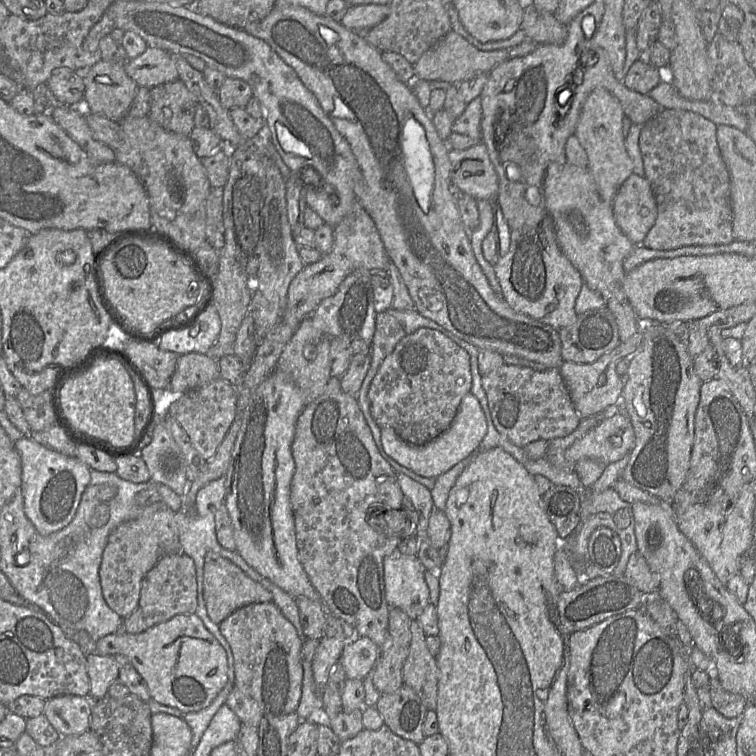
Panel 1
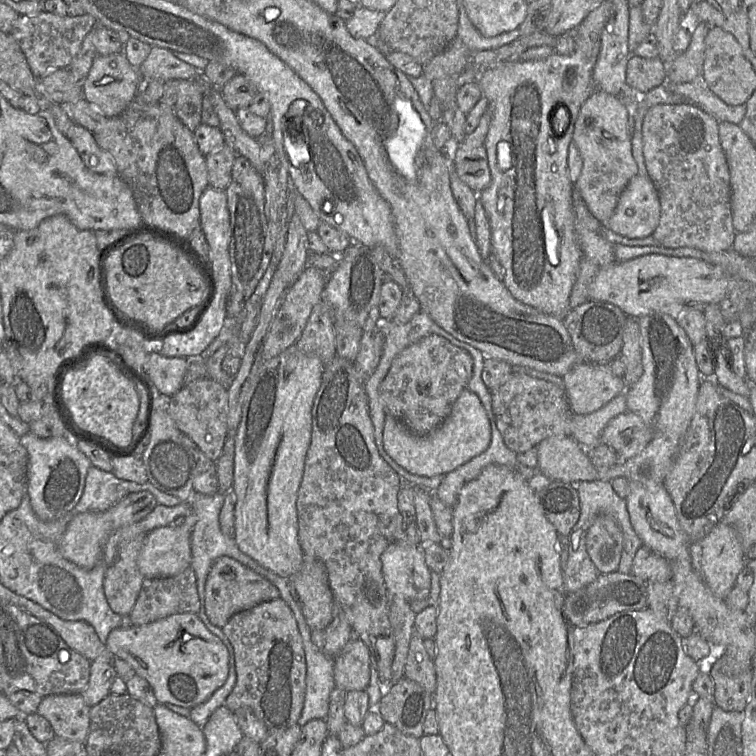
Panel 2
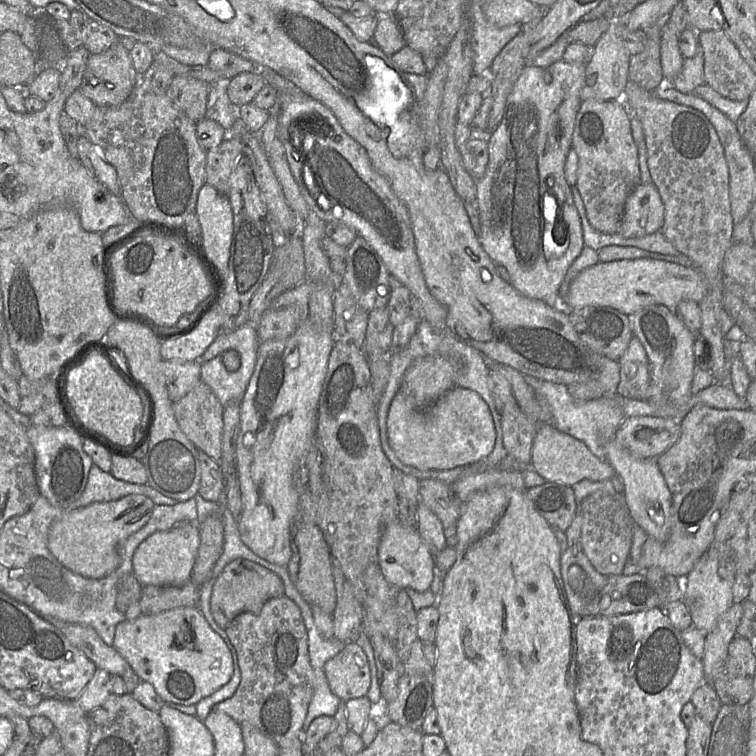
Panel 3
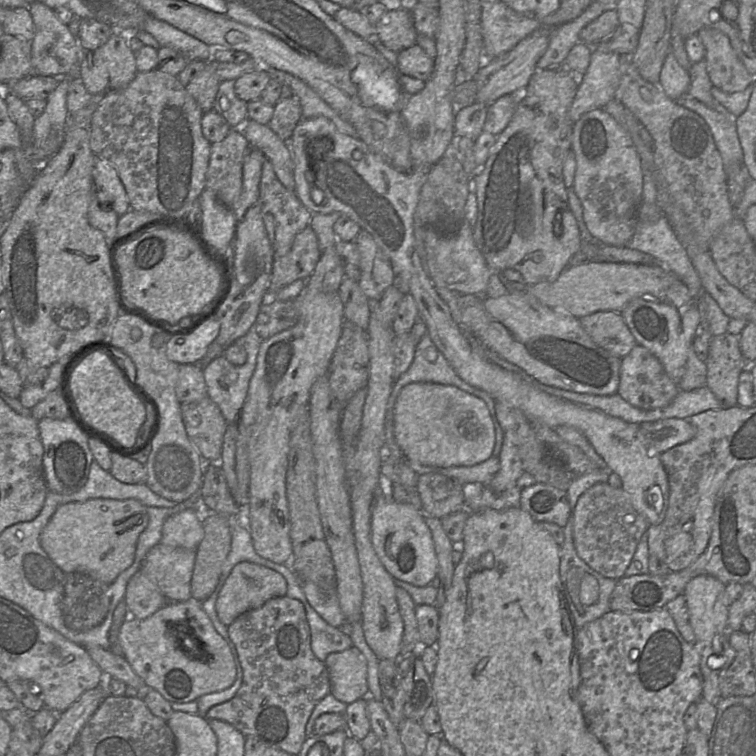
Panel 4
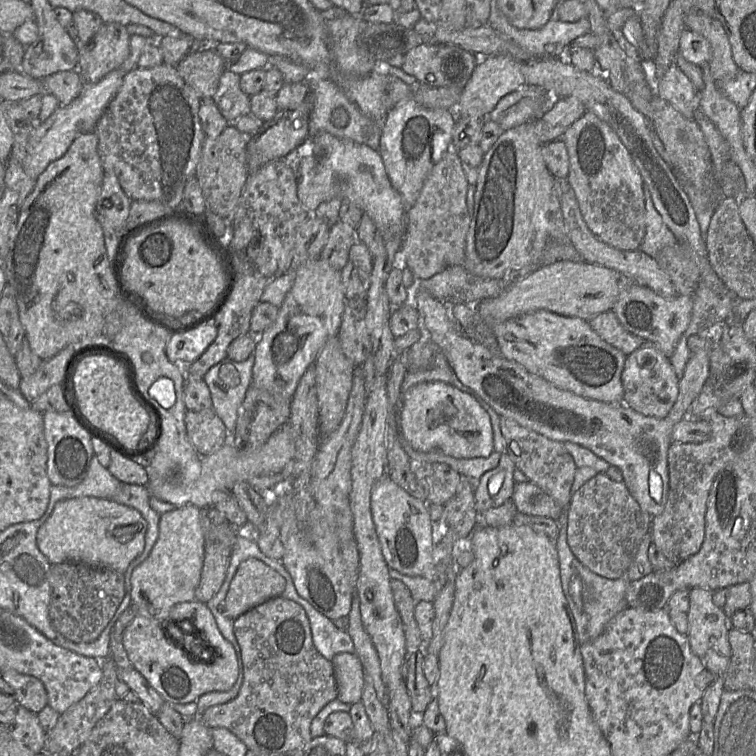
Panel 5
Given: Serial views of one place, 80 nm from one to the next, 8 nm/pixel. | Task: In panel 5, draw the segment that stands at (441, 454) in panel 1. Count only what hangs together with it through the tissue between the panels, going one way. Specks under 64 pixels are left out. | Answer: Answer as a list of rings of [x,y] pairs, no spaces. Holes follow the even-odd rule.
[[[423,382],[404,394],[400,428],[415,449],[440,450],[455,458],[486,458],[493,452],[490,417],[470,395],[444,382]]]

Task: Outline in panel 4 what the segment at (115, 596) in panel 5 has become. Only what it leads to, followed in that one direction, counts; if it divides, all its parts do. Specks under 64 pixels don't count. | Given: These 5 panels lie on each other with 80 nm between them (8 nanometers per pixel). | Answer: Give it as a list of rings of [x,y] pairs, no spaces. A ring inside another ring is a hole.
[[[66,573],[61,602],[65,624],[75,630],[99,625],[110,607],[108,586],[83,573]]]

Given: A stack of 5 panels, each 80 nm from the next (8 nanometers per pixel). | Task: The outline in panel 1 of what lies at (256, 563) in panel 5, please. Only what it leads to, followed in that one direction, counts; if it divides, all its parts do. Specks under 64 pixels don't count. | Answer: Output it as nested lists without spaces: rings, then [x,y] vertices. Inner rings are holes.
[[[214,551],[207,552],[204,562],[204,601],[210,619],[220,624],[237,609],[253,603],[272,601],[272,594],[259,582],[250,578],[237,565]]]

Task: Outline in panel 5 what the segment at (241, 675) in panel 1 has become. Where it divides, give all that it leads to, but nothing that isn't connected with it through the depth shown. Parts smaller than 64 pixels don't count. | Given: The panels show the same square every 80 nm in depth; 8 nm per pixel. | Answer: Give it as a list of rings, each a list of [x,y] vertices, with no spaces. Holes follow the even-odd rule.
[[[281,596],[274,597],[234,619],[233,629],[243,663],[242,685],[235,698],[207,708],[199,717],[209,728],[227,728],[243,741],[249,750],[284,753],[304,749],[312,739],[310,725],[313,718],[327,703],[337,698],[332,662],[315,649],[304,609],[292,600]]]

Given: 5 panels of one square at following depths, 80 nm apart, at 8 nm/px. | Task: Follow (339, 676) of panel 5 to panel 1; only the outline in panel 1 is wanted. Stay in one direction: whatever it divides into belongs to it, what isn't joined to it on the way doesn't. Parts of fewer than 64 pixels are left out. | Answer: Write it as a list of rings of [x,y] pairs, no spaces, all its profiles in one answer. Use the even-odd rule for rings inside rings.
[[[356,636],[345,644],[339,659],[347,679],[363,680],[373,669],[380,648],[368,637]]]

